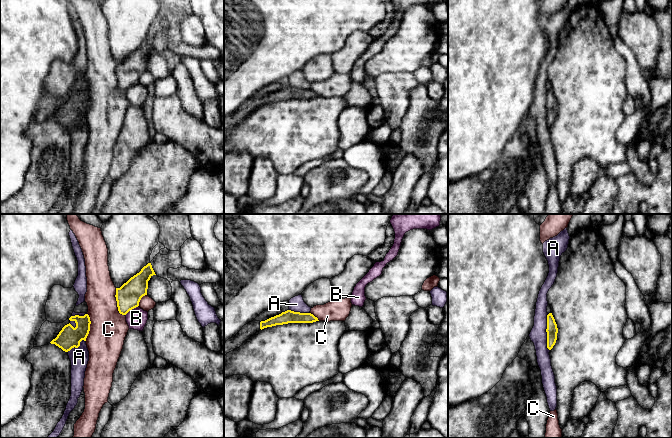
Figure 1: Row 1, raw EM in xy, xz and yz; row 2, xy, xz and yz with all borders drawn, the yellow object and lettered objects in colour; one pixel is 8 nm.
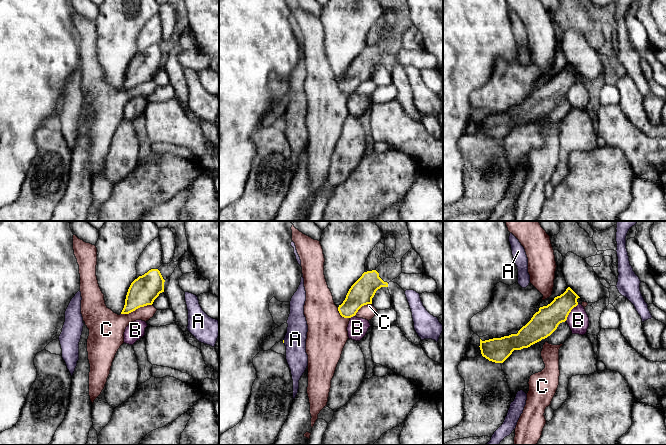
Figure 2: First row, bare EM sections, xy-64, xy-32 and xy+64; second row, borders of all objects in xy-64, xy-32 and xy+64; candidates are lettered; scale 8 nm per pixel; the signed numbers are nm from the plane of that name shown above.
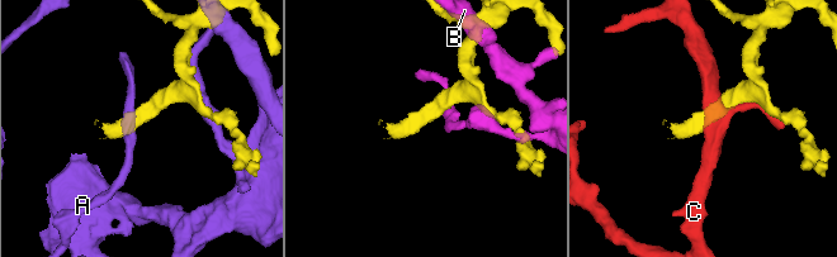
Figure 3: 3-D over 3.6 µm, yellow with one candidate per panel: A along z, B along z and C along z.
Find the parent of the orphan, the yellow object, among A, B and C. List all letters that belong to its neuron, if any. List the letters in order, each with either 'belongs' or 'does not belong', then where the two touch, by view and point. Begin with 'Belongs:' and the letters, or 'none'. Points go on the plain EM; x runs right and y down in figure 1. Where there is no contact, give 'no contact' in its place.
Belongs: none
A: does not belong; meets yellow in yz at (546, 107)
B: does not belong; meets yellow in xy at (131, 85)
C: does not belong; meets yellow in xy at (117, 79)

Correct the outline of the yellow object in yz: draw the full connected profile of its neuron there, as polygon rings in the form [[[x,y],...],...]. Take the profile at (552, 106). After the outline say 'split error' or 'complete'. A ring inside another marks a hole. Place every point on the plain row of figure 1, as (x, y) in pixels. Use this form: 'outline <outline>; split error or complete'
outline [[[552,89],[547,91],[547,124],[551,126],[556,119],[558,104]]]; complete

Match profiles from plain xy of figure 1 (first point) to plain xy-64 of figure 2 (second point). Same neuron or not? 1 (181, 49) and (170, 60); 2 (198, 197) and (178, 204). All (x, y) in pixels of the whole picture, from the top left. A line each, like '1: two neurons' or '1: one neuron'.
1: two neurons
2: two neurons

